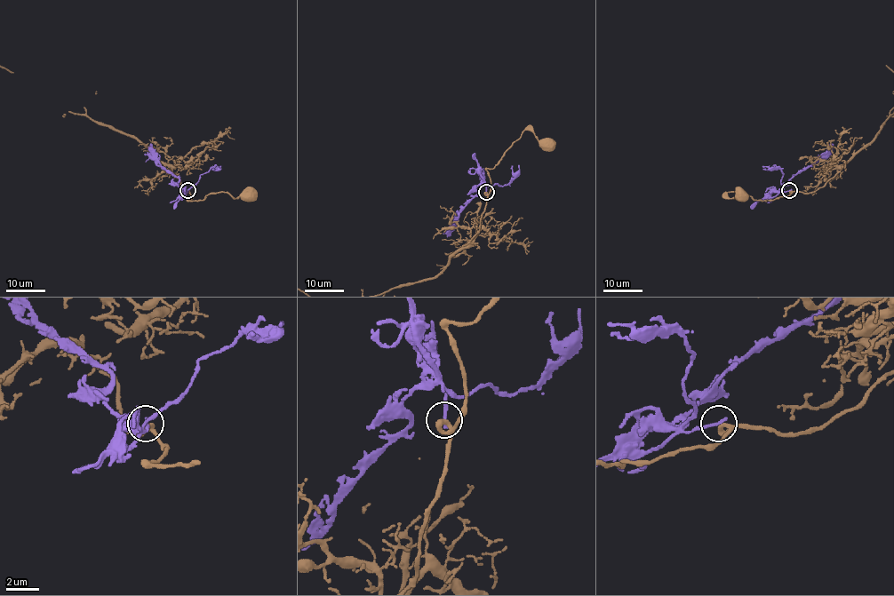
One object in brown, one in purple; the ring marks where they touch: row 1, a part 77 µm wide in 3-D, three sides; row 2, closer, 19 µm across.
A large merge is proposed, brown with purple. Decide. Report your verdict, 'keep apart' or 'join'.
keep apart

